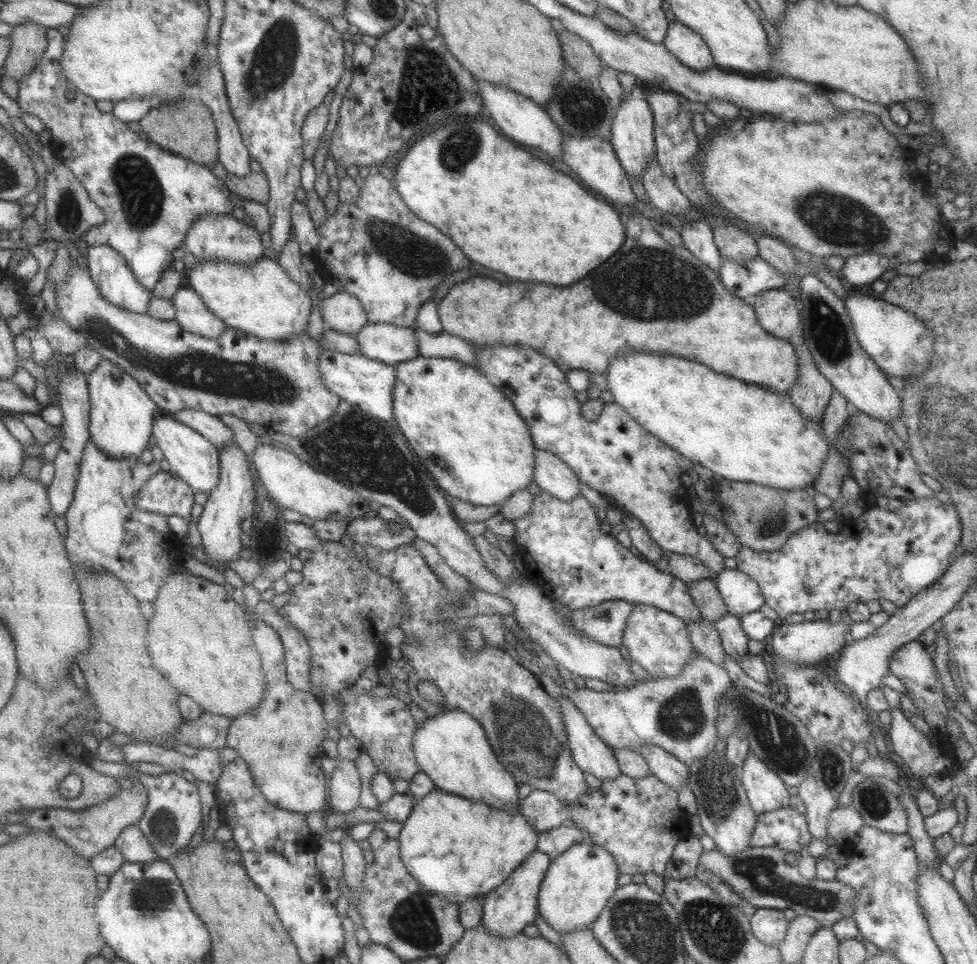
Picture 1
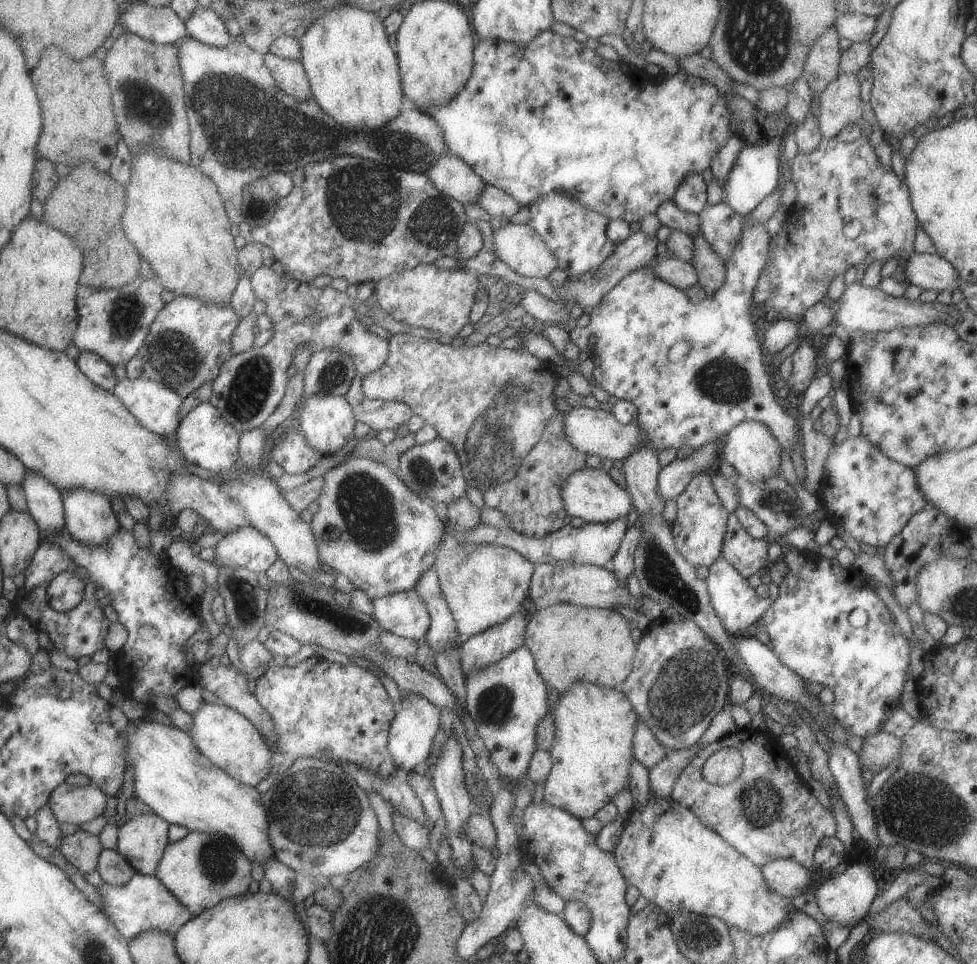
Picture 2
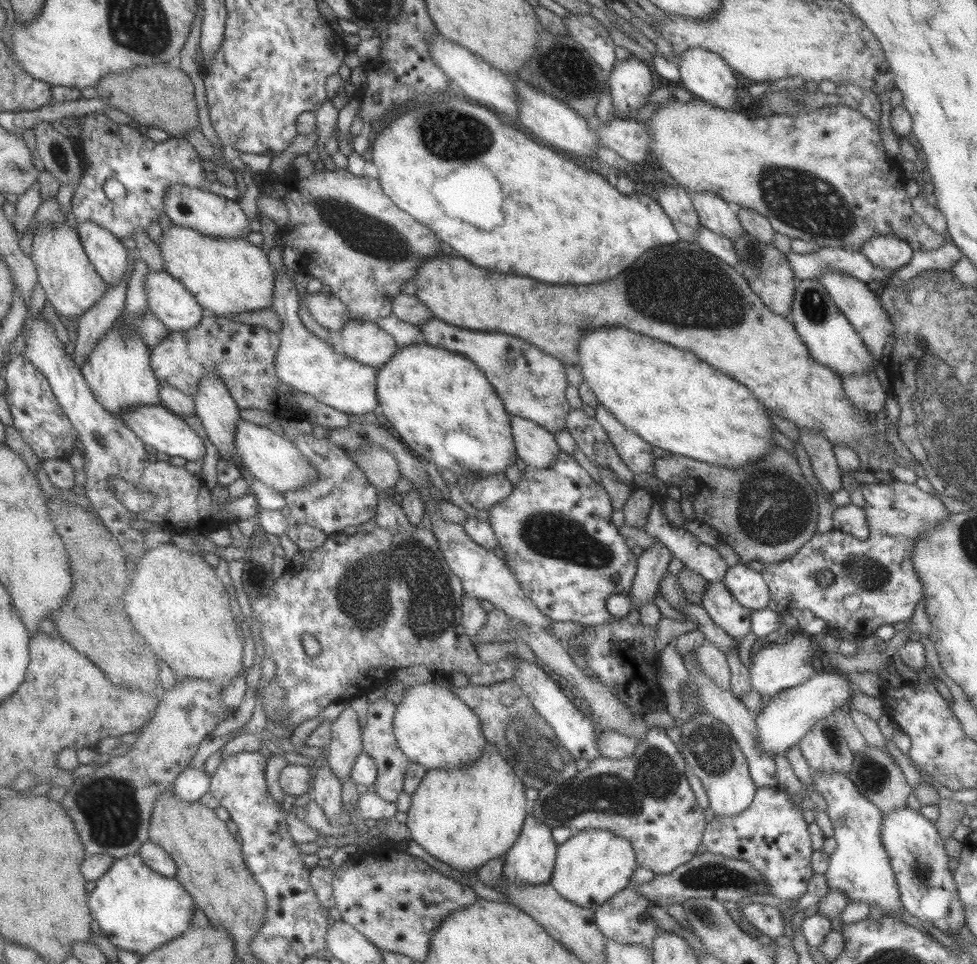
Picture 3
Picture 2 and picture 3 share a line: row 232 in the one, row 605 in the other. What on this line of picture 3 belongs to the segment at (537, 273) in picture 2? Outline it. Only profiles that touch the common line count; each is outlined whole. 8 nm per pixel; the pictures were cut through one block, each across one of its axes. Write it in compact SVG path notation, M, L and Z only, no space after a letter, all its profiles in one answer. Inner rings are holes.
M439 510L431 511L430 522L430 530L437 541L438 550L441 551L441 556L449 570L461 581L464 593L477 597L479 600L487 600L494 608L502 610L508 618L520 620L525 626L551 631L552 620L535 606L526 592L523 592L503 559L498 558L493 551L475 544L465 534L462 524L455 524L441 518Z

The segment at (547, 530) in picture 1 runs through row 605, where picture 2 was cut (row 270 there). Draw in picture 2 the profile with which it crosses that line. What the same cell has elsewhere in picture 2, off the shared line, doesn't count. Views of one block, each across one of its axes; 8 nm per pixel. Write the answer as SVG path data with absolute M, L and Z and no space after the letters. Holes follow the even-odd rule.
M560 192L539 195L535 204L529 204L527 224L543 240L543 244L553 252L557 268L563 270L569 278L579 278L585 272L593 272L601 262L613 254L615 243L605 236L605 226L610 221L603 214L597 214L577 204L577 200ZM669 254L665 257L656 255L653 264L651 264L651 272L659 280L673 284L675 288L679 288L682 292L698 283L697 272L695 272L692 264L683 262Z

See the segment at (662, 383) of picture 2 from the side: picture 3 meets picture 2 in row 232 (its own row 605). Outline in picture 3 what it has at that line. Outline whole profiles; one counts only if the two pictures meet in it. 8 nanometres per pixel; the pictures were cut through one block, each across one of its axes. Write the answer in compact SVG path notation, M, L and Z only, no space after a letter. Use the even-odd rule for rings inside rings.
M743 562L728 567L722 583L741 606L751 611L765 608L770 600L768 588L761 573L747 568Z

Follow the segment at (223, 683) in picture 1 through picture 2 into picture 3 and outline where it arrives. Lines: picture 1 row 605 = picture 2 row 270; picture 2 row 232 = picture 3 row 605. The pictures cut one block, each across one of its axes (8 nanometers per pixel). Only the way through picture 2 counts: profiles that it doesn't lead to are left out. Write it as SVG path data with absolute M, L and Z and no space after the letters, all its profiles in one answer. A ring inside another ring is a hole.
M173 543L160 544L159 546L152 548L151 550L146 550L143 556L133 564L132 569L134 570L132 574L129 574L131 578L131 586L127 588L124 592L124 609L127 616L130 618L133 628L145 638L145 642L149 645L149 648L155 652L155 654L172 670L174 676L180 676L181 678L198 678L199 680L206 680L207 682L212 682L213 684L218 684L222 688L227 688L231 681L242 674L244 670L243 664L241 663L241 658L243 658L242 648L243 641L237 634L237 628L235 627L235 622L233 621L233 613L231 613L231 606L229 605L229 597L227 591L223 584L215 575L215 568L210 567L203 557L197 555L197 553L191 553L191 551L185 551L183 549L177 548Z

